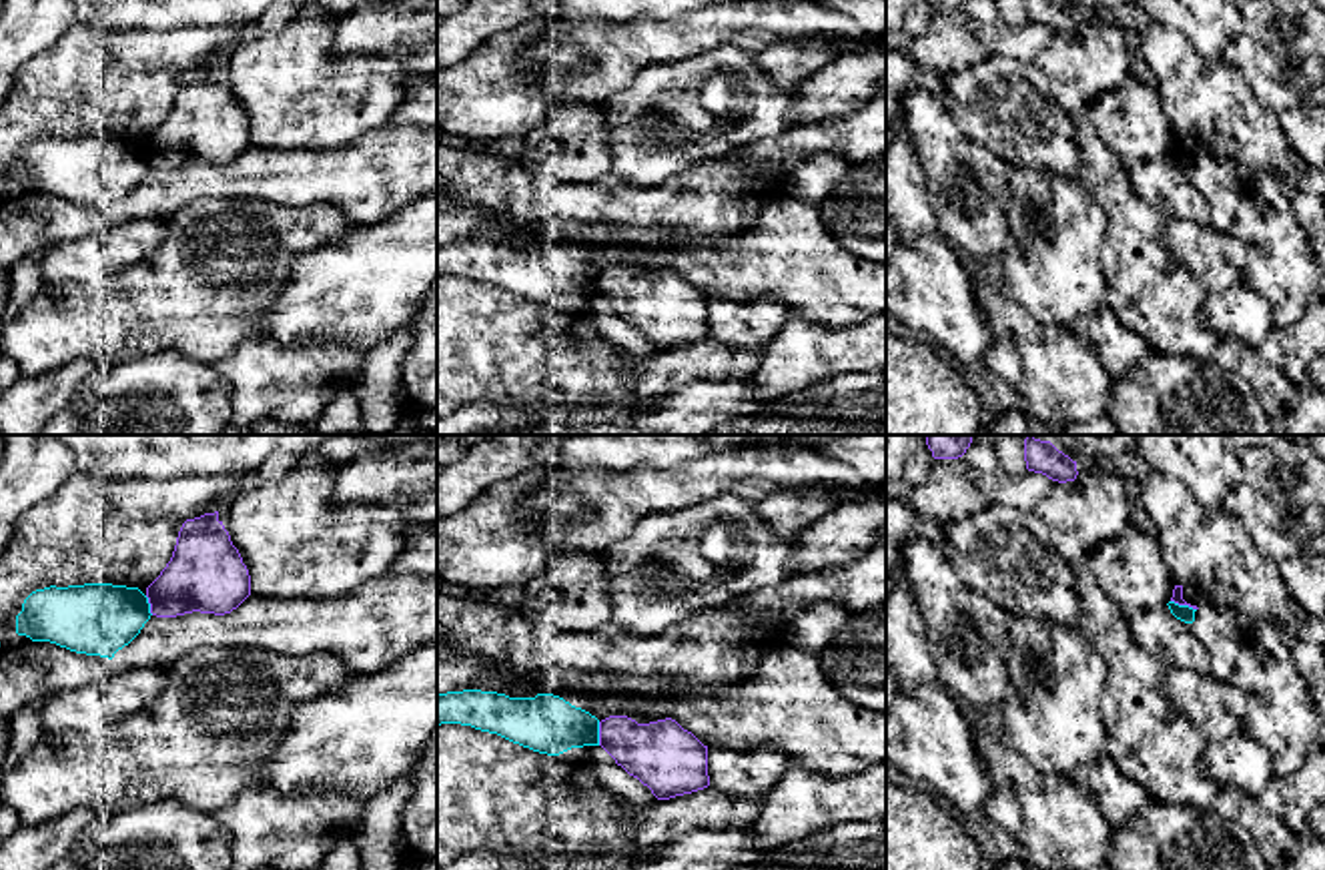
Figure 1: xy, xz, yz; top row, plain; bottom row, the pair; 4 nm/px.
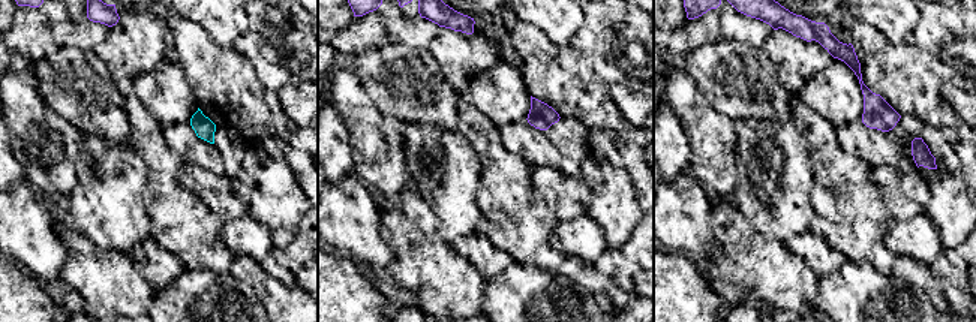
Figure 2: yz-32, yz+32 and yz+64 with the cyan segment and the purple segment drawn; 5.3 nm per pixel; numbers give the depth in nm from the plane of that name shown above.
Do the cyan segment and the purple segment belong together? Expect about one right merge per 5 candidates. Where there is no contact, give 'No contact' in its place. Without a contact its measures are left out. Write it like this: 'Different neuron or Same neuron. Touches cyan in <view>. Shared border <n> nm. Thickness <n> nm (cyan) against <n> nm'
Different neuron. Touches cyan in yz. Shared border 110 nm. Thickness 70 nm (cyan) against 50 nm

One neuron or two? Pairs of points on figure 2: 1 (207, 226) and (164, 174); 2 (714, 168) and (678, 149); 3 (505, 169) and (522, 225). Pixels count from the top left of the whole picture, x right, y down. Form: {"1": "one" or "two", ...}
{"1": "one", "2": "two", "3": "one"}

